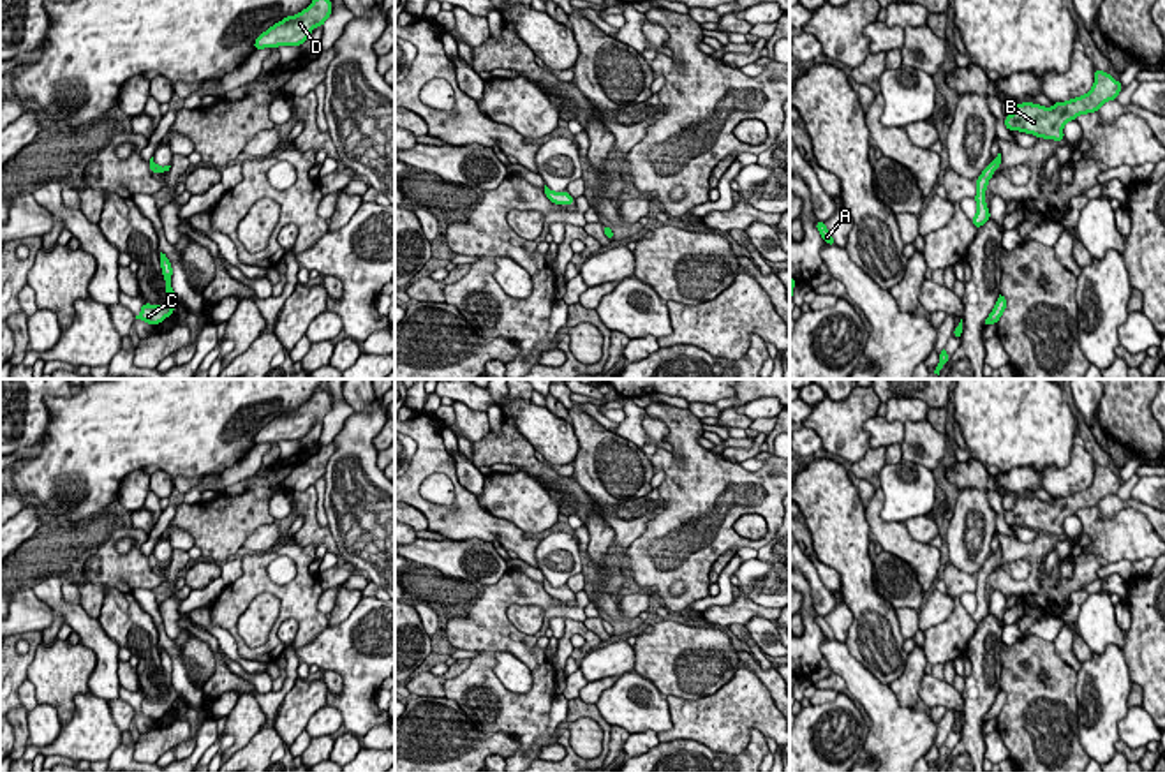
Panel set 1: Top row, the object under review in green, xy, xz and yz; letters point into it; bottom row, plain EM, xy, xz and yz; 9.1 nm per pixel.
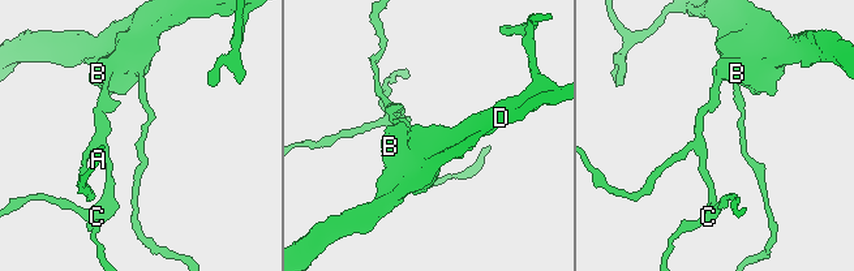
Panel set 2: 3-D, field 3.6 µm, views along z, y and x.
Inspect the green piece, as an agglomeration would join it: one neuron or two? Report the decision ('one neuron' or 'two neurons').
one neuron

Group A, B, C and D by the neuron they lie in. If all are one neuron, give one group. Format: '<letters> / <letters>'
A B C D

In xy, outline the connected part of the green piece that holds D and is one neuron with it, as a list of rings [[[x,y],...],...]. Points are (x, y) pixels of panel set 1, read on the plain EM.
[[[315,391],[312,398],[294,411],[287,411],[282,416],[263,427],[254,444],[278,442],[278,441],[300,441],[303,439],[315,421],[323,421],[331,411],[331,395],[328,391]]]

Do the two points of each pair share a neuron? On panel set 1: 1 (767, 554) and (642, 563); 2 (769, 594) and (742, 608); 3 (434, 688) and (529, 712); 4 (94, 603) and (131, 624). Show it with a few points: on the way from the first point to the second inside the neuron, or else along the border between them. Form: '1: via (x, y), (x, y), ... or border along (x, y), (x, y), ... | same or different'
1: border along (771, 540), (758, 550) | different
2: border along (739, 587), (753, 601), (771, 608) | different
3: border along (471, 660), (457, 675), (443, 682), (443, 695) | different
4: border along (106, 594), (97, 619) | different

